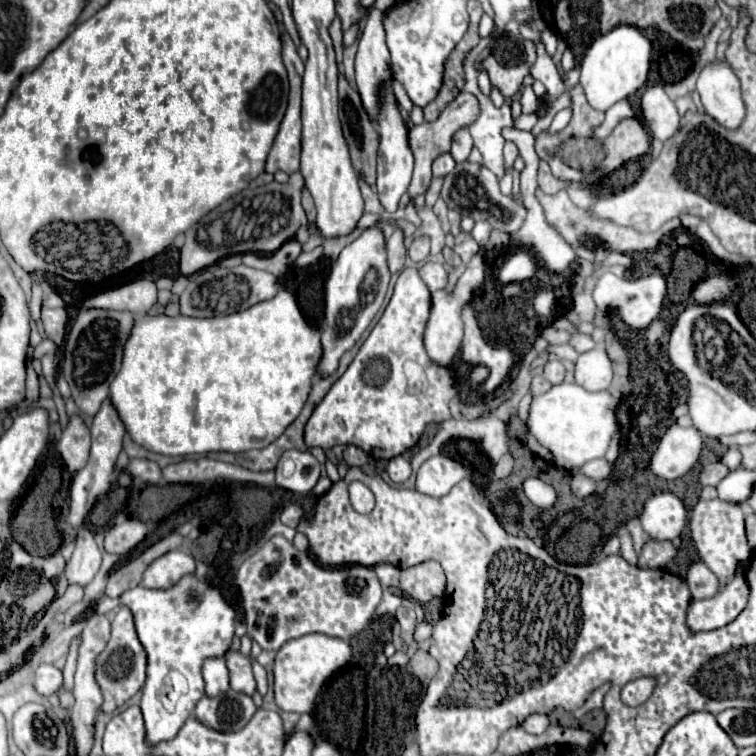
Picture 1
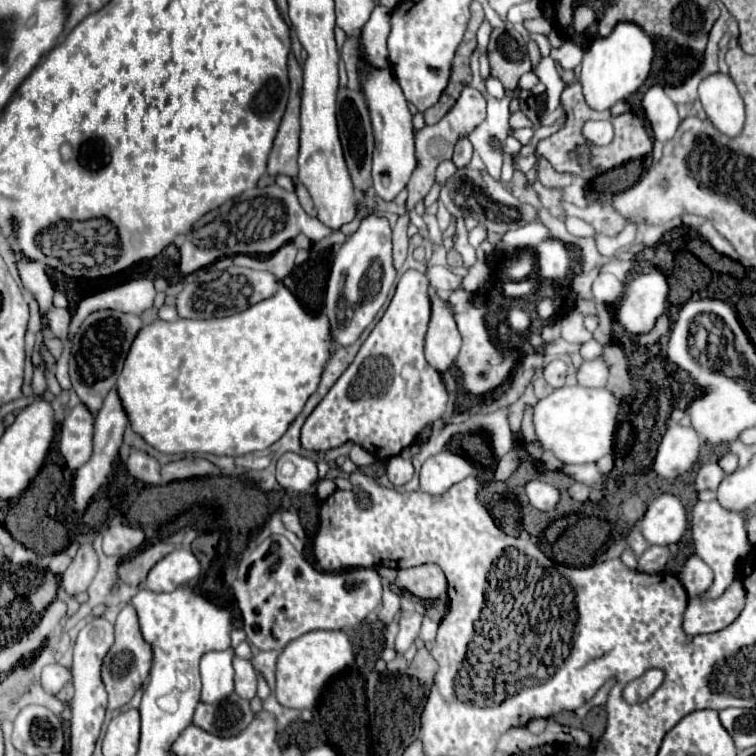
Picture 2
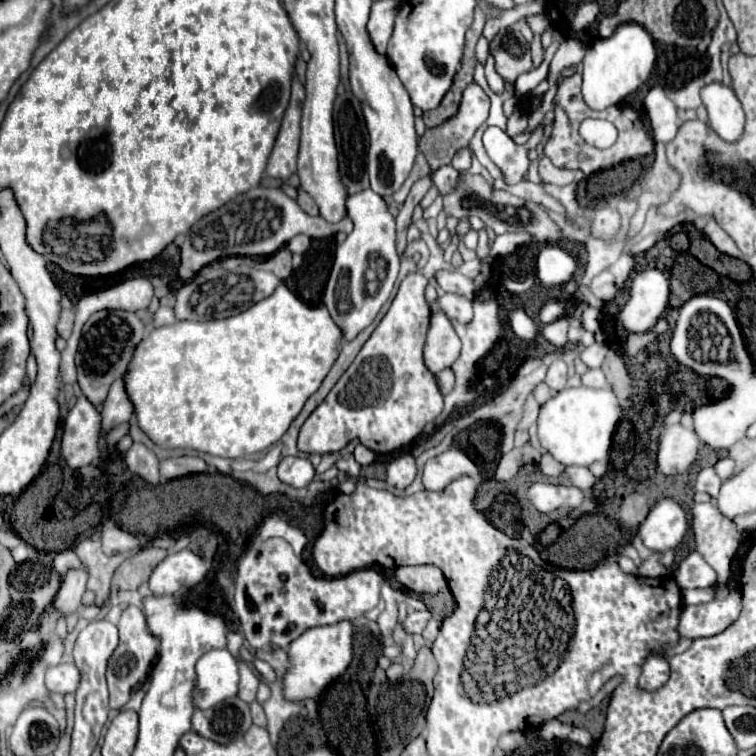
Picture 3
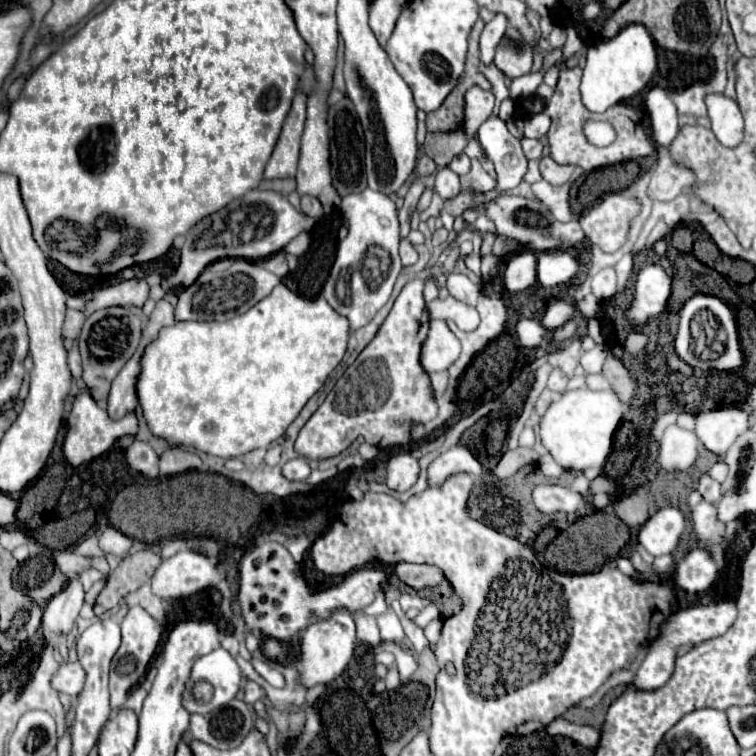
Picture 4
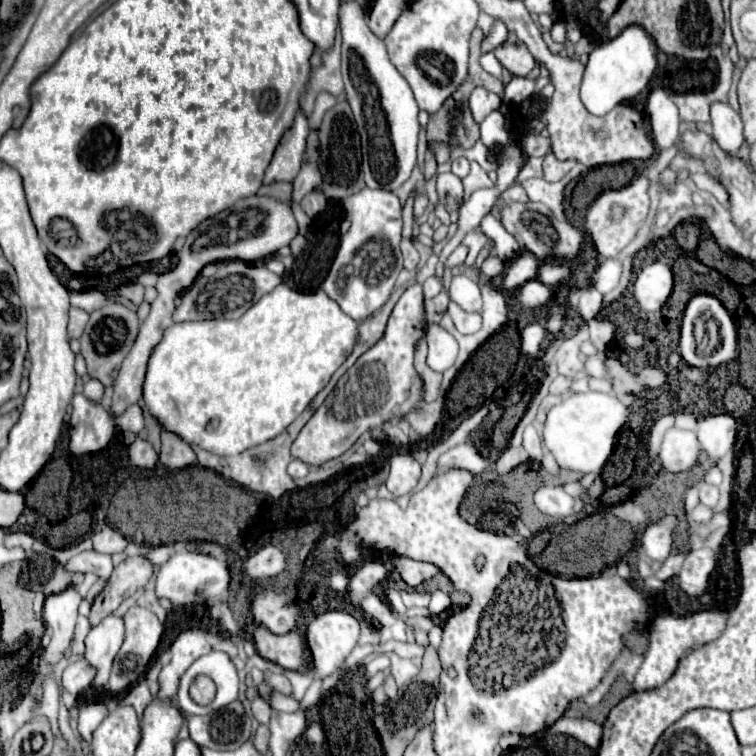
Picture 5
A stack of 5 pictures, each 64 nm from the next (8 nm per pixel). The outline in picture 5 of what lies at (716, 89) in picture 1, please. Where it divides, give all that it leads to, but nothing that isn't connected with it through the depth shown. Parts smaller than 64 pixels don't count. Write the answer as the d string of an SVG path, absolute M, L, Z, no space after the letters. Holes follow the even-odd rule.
M712 102L710 118L714 128L714 140L726 152L736 154L744 144L742 134L742 118L728 102Z

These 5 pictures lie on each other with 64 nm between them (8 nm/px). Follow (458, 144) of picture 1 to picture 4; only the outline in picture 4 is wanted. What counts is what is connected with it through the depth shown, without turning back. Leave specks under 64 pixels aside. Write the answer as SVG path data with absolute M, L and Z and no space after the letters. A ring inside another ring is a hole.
M460 154L460 156L456 156L456 158L450 162L450 168L452 168L456 174L464 176L464 174L470 172L470 158L468 158L466 154Z

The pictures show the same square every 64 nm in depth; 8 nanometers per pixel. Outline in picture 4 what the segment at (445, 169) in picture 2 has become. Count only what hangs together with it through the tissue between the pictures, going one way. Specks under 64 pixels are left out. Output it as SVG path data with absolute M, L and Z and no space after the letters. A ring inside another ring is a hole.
M440 168L440 170L436 172L436 186L434 186L434 190L436 190L444 200L456 196L456 194L462 190L462 188L460 188L460 178L458 178L458 174L452 172L450 168Z

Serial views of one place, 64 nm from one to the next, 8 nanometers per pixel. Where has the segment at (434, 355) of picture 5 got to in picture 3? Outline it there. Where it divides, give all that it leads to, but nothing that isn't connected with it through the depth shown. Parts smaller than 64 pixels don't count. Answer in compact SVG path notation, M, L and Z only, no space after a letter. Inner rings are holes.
M434 312L430 318L428 338L424 344L424 362L438 374L444 368L450 368L460 356L460 338L454 332L450 320L442 312Z

